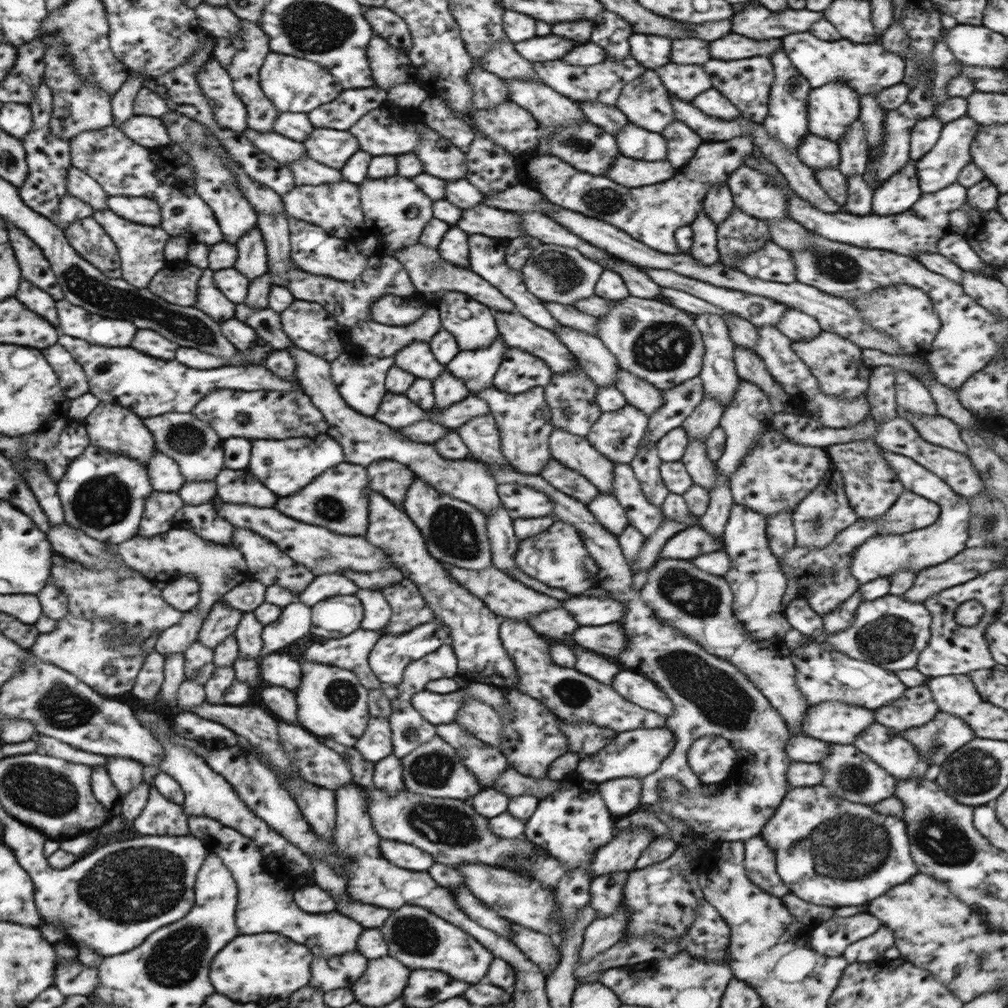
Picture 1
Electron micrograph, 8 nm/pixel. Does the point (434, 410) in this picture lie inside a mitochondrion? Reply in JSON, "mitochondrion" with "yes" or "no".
{"mitochondrion":"no"}

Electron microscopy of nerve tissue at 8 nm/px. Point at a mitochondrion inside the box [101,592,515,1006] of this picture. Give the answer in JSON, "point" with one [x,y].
{"point":[174,961]}

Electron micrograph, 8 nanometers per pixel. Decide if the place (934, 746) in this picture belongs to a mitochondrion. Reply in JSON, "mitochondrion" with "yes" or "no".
{"mitochondrion":"yes"}

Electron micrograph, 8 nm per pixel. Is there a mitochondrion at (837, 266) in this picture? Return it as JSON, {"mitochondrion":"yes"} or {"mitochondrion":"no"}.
{"mitochondrion":"yes"}

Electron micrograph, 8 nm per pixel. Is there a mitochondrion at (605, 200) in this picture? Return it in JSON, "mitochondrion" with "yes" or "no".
{"mitochondrion":"yes"}

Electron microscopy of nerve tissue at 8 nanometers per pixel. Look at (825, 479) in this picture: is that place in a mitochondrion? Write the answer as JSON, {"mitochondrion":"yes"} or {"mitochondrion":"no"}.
{"mitochondrion":"no"}

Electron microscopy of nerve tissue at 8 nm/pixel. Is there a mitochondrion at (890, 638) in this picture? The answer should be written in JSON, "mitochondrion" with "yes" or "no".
{"mitochondrion":"yes"}

